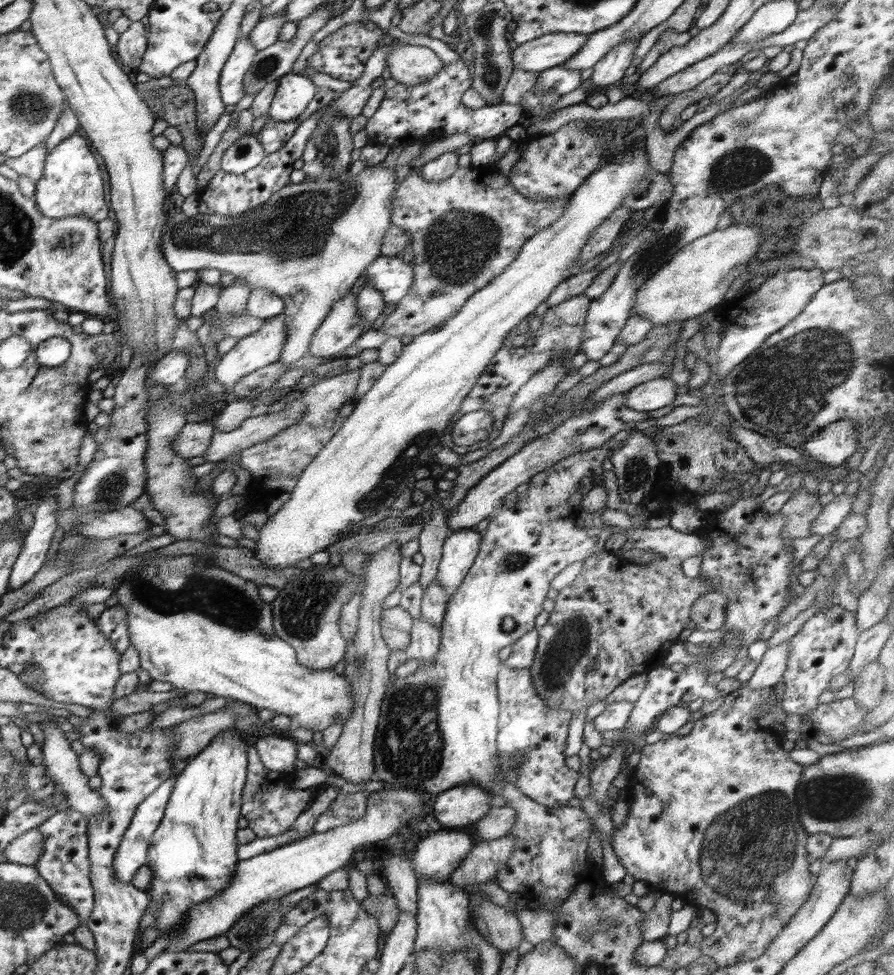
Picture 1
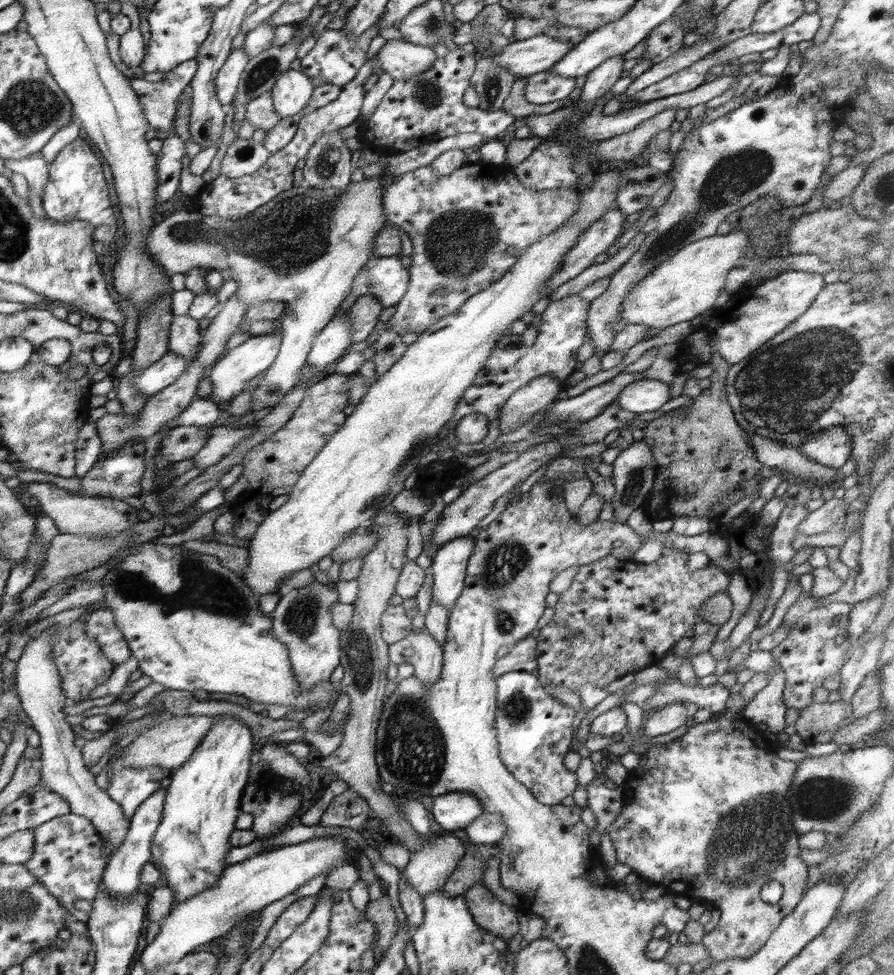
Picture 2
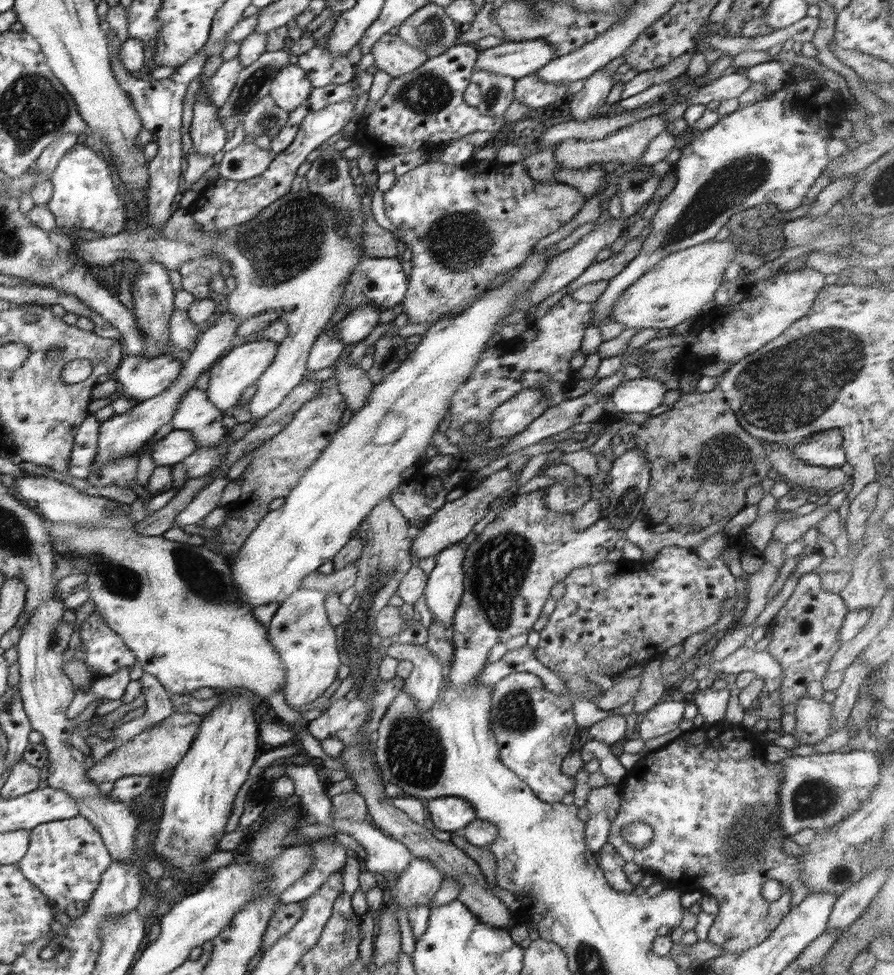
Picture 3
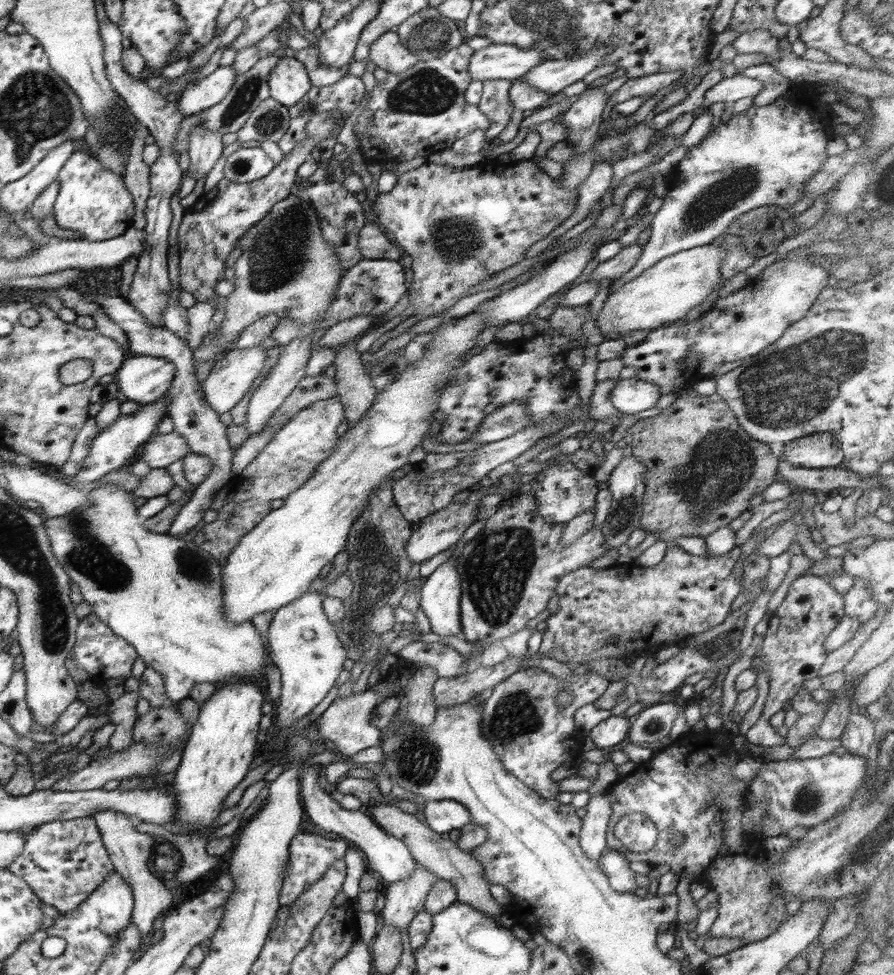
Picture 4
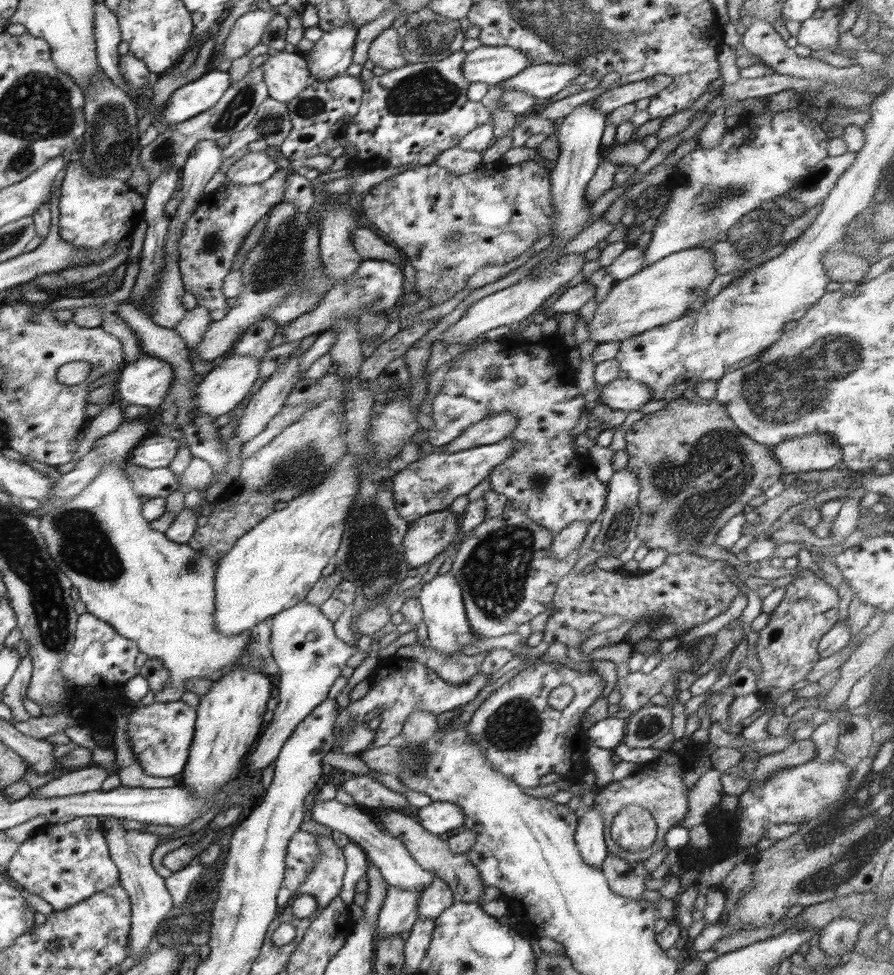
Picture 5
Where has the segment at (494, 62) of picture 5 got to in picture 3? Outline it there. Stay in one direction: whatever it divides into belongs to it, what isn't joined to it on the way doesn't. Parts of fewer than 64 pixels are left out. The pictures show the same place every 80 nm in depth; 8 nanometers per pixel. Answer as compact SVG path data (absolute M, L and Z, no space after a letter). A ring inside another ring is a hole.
M542 39L520 42L505 41L497 46L480 50L475 70L509 76L515 80L535 74L556 57L555 48Z

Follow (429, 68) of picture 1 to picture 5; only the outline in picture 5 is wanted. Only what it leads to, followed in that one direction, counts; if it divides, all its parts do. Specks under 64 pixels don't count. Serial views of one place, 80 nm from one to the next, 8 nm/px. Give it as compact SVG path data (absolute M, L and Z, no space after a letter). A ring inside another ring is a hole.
M393 27L384 29L379 34L368 49L369 59L375 66L382 66L386 70L396 70L407 65L407 58L404 52L410 52L406 46L400 42L400 34Z

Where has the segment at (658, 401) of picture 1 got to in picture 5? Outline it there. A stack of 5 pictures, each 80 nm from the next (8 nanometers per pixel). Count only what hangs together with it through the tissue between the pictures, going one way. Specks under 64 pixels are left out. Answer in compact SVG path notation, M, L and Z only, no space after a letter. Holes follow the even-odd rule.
M616 378L608 384L601 385L599 397L604 404L631 413L644 408L653 400L652 389L628 378Z

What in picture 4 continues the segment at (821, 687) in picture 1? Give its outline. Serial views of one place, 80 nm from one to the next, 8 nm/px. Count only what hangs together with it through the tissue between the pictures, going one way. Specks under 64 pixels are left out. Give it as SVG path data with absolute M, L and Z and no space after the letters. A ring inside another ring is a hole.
M802 575L792 581L787 595L783 602L774 610L768 622L766 636L763 638L761 650L759 651L767 663L767 670L770 672L768 698L762 711L762 716L752 726L746 734L746 740L753 745L761 747L783 746L784 736L776 733L776 728L772 726L770 720L774 714L784 710L784 707L790 703L796 692L802 689L802 684L806 680L813 679L818 675L820 667L827 662L827 650L824 643L831 635L831 632L838 626L840 619L845 615L845 602L843 594L840 594L835 588L830 586L828 580L818 575Z

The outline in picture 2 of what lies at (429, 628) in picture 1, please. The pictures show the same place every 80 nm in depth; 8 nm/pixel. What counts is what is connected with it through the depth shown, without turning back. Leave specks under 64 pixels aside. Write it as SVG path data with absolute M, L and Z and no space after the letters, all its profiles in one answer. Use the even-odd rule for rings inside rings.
M426 628L411 631L402 641L389 645L389 661L395 665L411 664L414 678L432 688L442 674L443 650L438 639Z

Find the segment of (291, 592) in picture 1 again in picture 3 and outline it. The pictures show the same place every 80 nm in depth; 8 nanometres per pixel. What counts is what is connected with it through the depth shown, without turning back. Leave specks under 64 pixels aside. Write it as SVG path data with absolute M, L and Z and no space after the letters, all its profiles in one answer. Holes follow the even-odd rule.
M298 589L280 602L278 610L267 624L268 640L276 647L284 663L284 698L292 710L311 704L318 699L338 678L338 668L342 665L335 626L329 621L325 611L327 595L321 590Z

